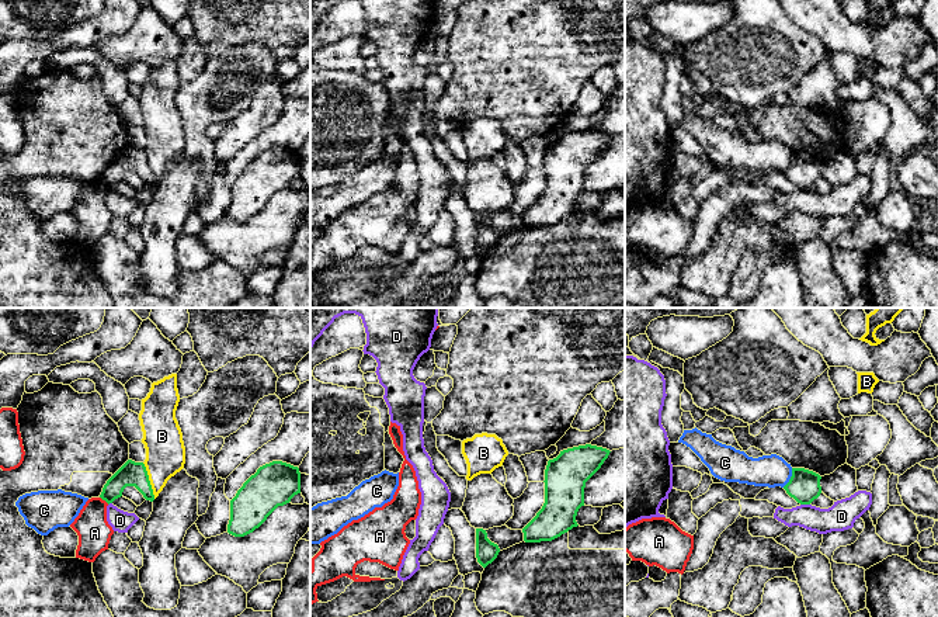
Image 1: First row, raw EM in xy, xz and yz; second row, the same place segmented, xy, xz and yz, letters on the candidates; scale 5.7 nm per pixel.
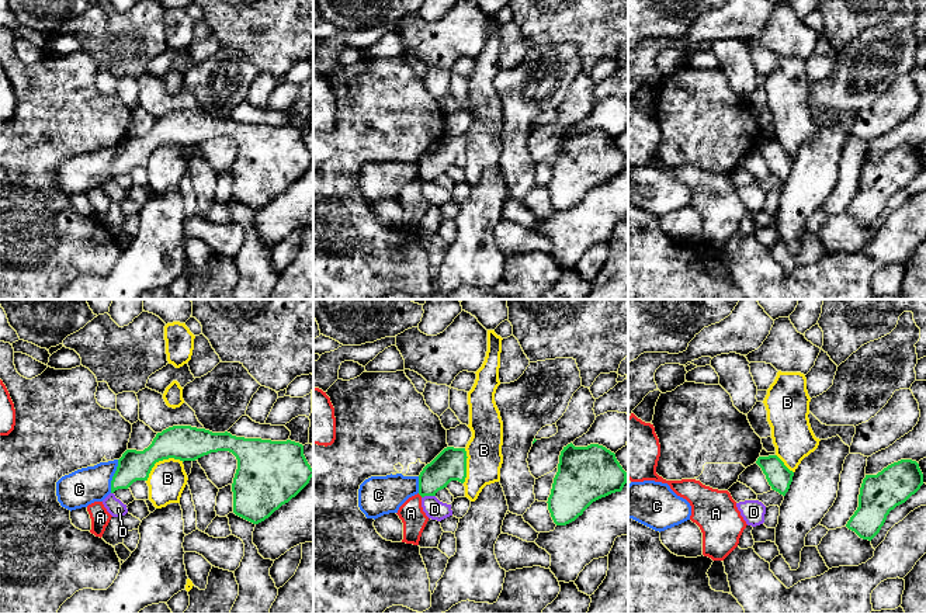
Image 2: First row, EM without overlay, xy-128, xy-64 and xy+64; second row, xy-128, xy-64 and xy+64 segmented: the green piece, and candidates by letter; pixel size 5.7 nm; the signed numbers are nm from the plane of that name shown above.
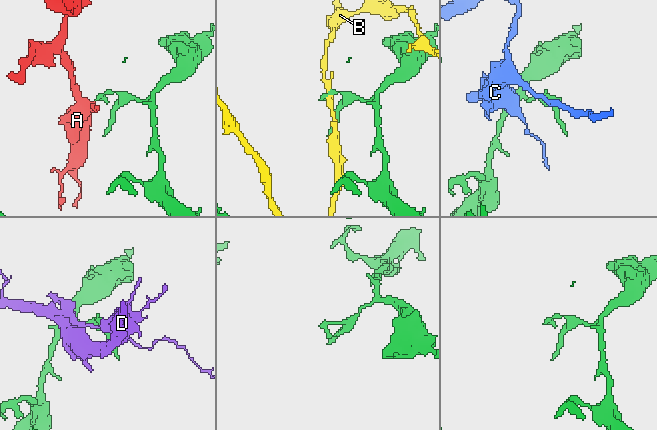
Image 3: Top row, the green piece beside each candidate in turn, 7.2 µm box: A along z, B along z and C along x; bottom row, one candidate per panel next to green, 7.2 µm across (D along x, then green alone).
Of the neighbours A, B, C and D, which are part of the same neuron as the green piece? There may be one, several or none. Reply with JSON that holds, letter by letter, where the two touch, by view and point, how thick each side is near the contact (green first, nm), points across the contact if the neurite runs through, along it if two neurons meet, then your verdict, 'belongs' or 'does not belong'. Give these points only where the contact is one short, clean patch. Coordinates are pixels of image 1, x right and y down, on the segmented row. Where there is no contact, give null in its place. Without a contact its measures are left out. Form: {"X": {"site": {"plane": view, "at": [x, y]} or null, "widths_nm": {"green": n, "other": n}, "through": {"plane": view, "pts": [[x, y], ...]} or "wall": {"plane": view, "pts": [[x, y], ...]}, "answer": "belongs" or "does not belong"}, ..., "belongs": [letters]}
{"A": {"site": {"plane": "xy", "at": [104, 499]}, "widths_nm": {"green": 140, "other": 190}, "wall": {"plane": "xy", "pts": [[100, 496], [108, 503]]}, "answer": "does not belong"}, "B": {"site": {"plane": "xy", "at": [149, 481]}, "widths_nm": {"green": 140, "other": 220}, "answer": "does not belong"}, "C": {"site": {"plane": "yz", "at": [791, 478]}, "widths_nm": {"green": 180, "other": 180}, "answer": "does not belong"}, "D": {"site": {"plane": "yz", "at": [805, 503]}, "widths_nm": {"green": 180, "other": 160}, "answer": "does not belong"}, "belongs": []}

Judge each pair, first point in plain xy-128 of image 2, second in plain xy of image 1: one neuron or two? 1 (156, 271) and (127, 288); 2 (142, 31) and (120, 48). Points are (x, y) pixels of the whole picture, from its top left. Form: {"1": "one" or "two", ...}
{"1": "two", "2": "one"}

